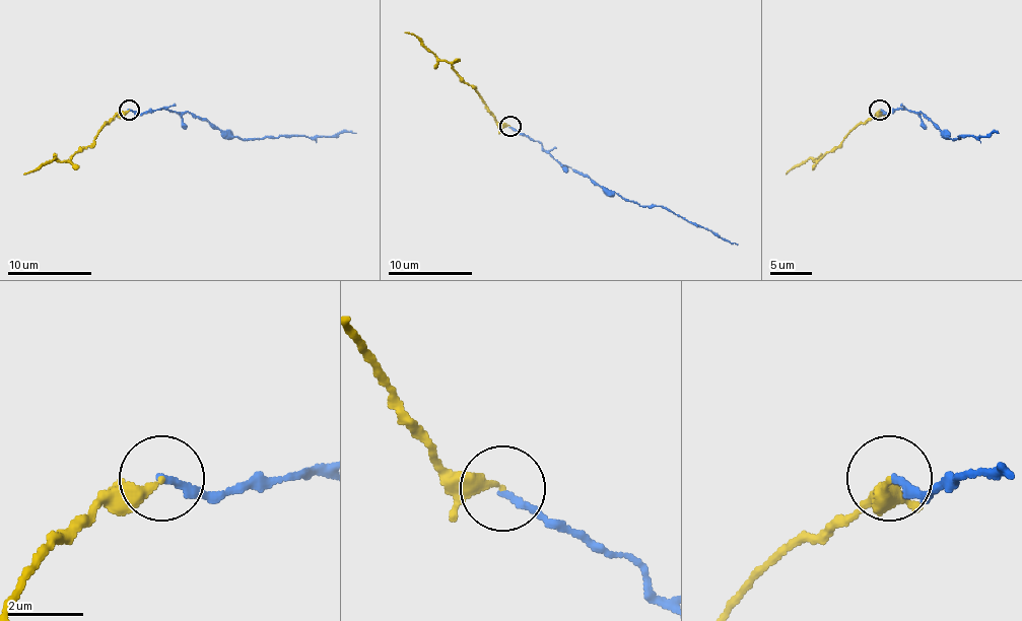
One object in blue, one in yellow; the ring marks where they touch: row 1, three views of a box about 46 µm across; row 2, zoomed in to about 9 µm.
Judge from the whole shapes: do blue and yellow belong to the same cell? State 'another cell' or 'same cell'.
same cell

